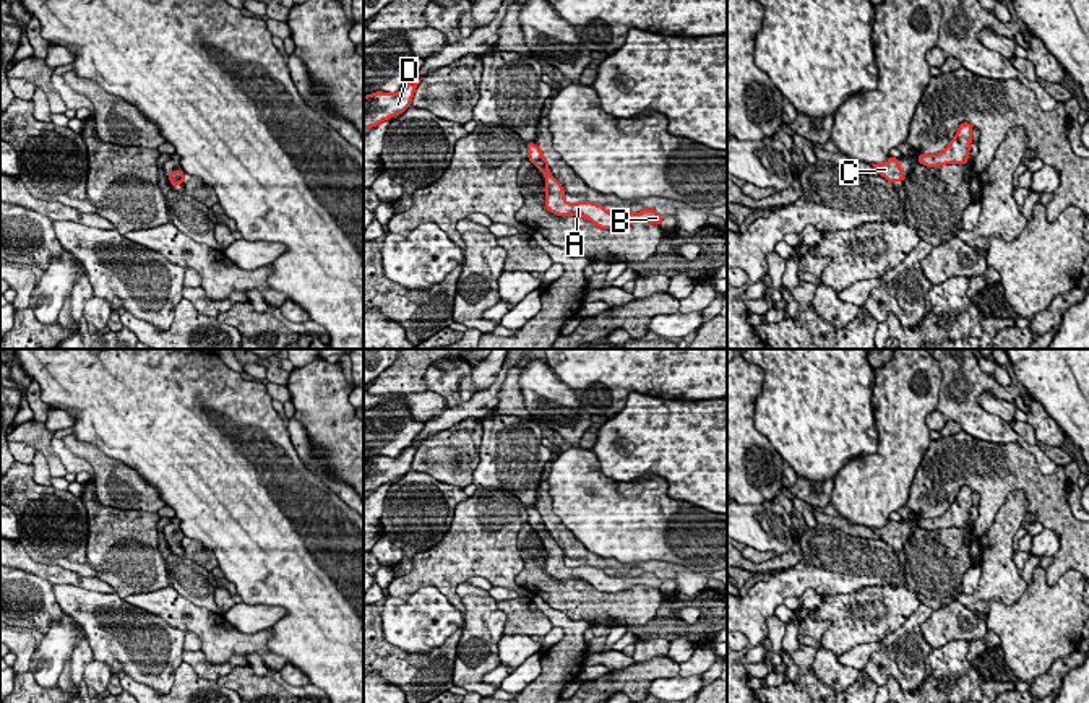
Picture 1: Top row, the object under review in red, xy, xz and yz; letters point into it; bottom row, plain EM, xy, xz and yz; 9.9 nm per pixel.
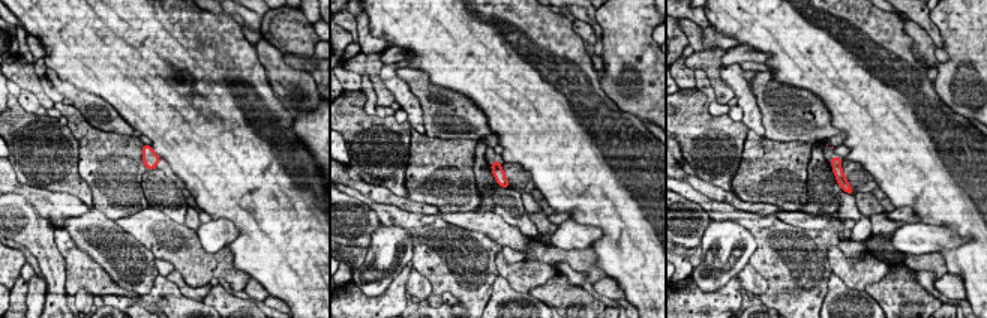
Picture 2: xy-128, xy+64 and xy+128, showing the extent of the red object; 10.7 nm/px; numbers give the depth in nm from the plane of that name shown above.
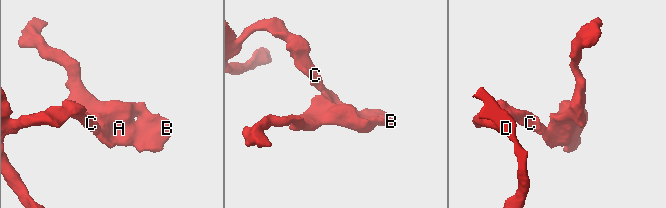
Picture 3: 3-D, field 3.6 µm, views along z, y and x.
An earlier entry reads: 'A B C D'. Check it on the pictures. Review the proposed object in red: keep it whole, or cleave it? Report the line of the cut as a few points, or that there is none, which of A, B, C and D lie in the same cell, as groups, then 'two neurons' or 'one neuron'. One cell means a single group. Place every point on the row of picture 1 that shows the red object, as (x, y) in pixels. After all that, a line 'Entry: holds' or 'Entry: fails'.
cut none; groups A B C D; one neuron
Entry: holds

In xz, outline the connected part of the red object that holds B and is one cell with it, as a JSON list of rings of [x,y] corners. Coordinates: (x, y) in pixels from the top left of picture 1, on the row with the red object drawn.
[[[526,143],[526,146],[527,146],[527,159],[537,169],[540,169],[545,175],[545,188],[547,188],[545,208],[547,211],[557,216],[583,216],[600,229],[620,229],[635,221],[644,221],[644,222],[661,226],[662,216],[657,214],[654,209],[648,209],[648,208],[641,213],[628,214],[622,211],[610,213],[602,205],[596,205],[591,201],[566,203],[565,190],[549,170],[549,161],[544,157],[539,146],[536,143]]]

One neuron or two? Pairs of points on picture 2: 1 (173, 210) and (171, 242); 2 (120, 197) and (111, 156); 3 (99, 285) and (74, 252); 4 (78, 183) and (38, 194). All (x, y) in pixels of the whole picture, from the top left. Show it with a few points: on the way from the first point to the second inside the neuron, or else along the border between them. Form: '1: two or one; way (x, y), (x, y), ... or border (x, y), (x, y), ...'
1: two; border (150, 206), (183, 224)
2: one; way (116, 186), (113, 167)
3: one; way (92, 278), (77, 260)
4: two; border (17, 177), (27, 185), (72, 194), (83, 203)

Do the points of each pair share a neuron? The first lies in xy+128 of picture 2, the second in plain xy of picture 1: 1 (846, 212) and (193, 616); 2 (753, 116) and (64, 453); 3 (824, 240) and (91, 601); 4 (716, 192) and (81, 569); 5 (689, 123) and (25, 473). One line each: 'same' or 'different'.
1: different
2: same
3: same
4: different
5: same

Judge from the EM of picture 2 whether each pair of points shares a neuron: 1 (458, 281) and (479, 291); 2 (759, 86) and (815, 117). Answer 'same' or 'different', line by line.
1: same
2: same

